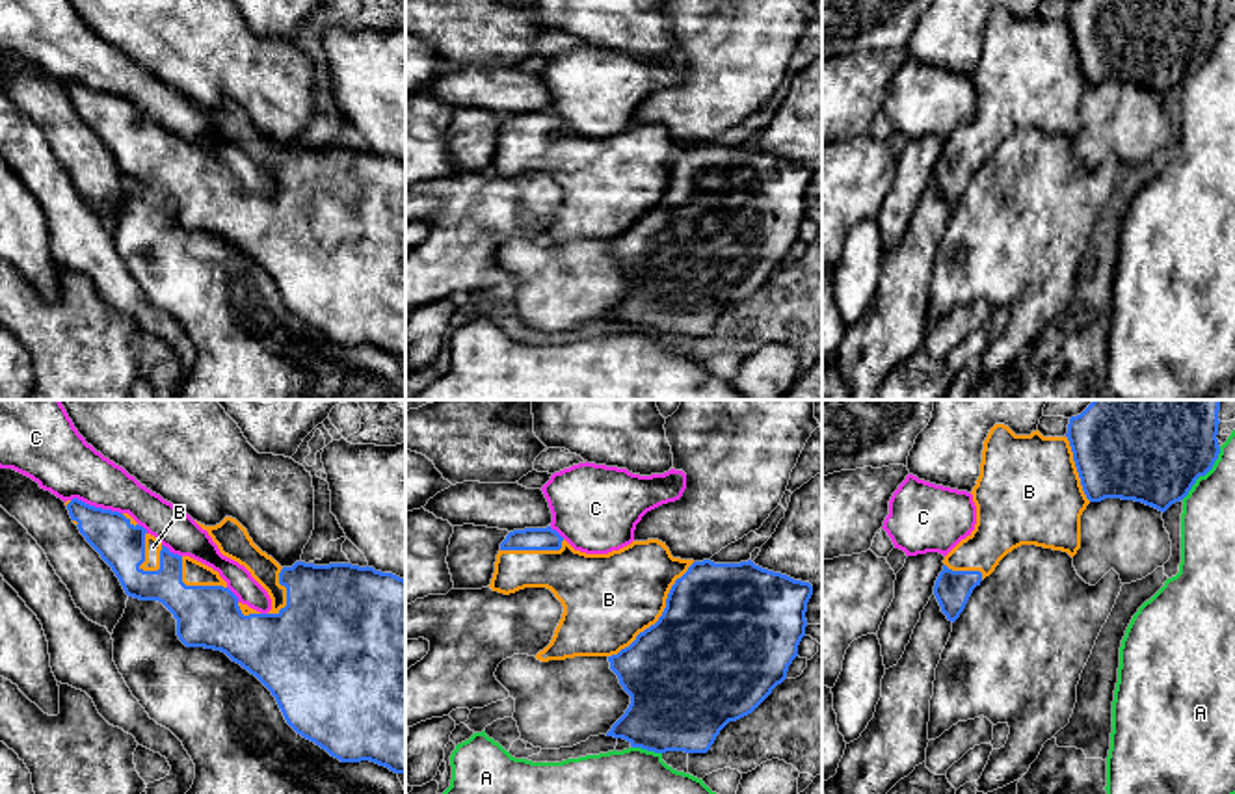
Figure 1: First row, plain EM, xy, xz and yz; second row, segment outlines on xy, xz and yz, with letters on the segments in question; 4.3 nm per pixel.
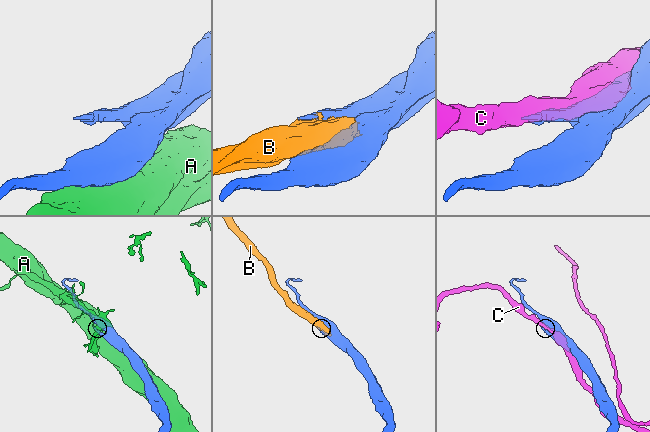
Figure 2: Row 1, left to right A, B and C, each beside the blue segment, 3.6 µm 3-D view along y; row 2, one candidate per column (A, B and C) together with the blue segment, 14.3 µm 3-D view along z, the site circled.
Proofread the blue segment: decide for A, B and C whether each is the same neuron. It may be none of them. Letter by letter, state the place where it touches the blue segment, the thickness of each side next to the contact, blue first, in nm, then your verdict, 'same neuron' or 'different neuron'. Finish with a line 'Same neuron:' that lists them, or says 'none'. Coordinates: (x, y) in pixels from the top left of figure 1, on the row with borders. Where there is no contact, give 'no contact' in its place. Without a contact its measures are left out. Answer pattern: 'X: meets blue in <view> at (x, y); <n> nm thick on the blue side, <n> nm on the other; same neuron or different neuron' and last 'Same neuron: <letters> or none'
A: meets blue in yz at (1204, 475); 480 nm thick on the blue side, 240 nm on the other; different neuron
B: meets blue in xz at (661, 616); 500 nm thick on the blue side, 400 nm on the other; same neuron
C: meets blue in xy at (97, 508); 200 nm thick on the blue side, 280 nm on the other; different neuron
Same neuron: B

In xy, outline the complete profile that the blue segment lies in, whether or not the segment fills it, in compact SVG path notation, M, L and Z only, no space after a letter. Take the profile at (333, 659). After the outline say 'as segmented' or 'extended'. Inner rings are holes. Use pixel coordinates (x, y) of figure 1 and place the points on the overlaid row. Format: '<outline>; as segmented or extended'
M78 498L67 500L65 506L69 509L73 523L78 526L86 541L112 567L125 593L139 601L158 601L173 614L173 617L177 619L177 636L186 647L205 647L225 653L232 662L240 664L244 669L255 675L272 692L286 723L298 734L314 742L340 762L370 761L389 768L394 774L405 774L405 580L404 578L392 573L376 571L374 567L368 565L359 567L352 563L314 565L314 563L296 562L292 567L281 567L272 556L262 552L253 543L247 530L236 519L225 517L216 526L205 526L197 523L203 530L208 532L208 536L218 545L223 556L244 565L251 573L251 576L268 591L272 599L272 610L268 614L260 614L249 608L247 604L242 604L238 597L227 588L227 582L219 576L218 571L190 556L173 554L154 536L151 536L143 526L139 526L128 513L95 508Z; extended

